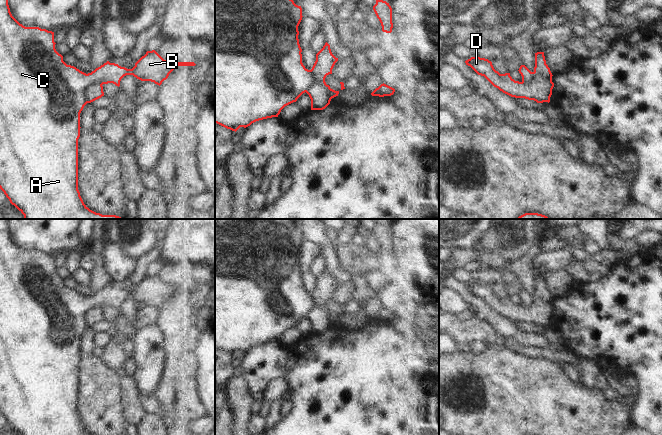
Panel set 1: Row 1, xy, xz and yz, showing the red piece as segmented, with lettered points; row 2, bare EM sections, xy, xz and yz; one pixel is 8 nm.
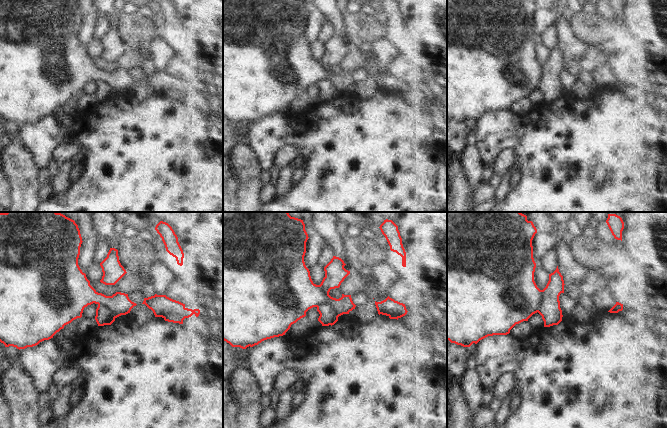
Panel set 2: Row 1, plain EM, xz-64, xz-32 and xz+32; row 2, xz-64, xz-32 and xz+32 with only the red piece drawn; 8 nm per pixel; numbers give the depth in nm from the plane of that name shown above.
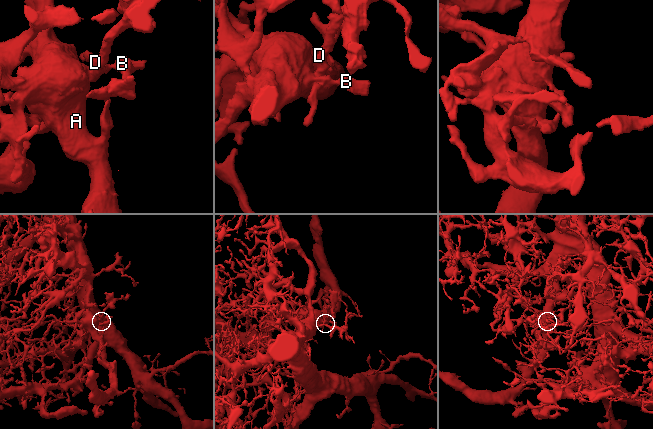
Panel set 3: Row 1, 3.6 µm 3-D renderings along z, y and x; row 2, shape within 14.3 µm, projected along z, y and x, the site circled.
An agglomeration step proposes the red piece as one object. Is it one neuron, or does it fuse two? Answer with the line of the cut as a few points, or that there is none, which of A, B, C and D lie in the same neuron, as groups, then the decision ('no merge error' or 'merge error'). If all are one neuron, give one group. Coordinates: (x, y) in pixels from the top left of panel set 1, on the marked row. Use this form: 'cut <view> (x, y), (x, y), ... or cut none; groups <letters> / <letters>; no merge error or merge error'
cut xy (101, 84), (90, 84), (85, 89), (84, 98), (87, 102); groups A B C / D; merge error

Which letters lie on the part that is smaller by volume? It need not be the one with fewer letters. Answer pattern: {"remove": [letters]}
{"remove": ["D"]}

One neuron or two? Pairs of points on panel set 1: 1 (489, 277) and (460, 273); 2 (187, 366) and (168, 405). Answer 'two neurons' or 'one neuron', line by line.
1: one neuron
2: one neuron

